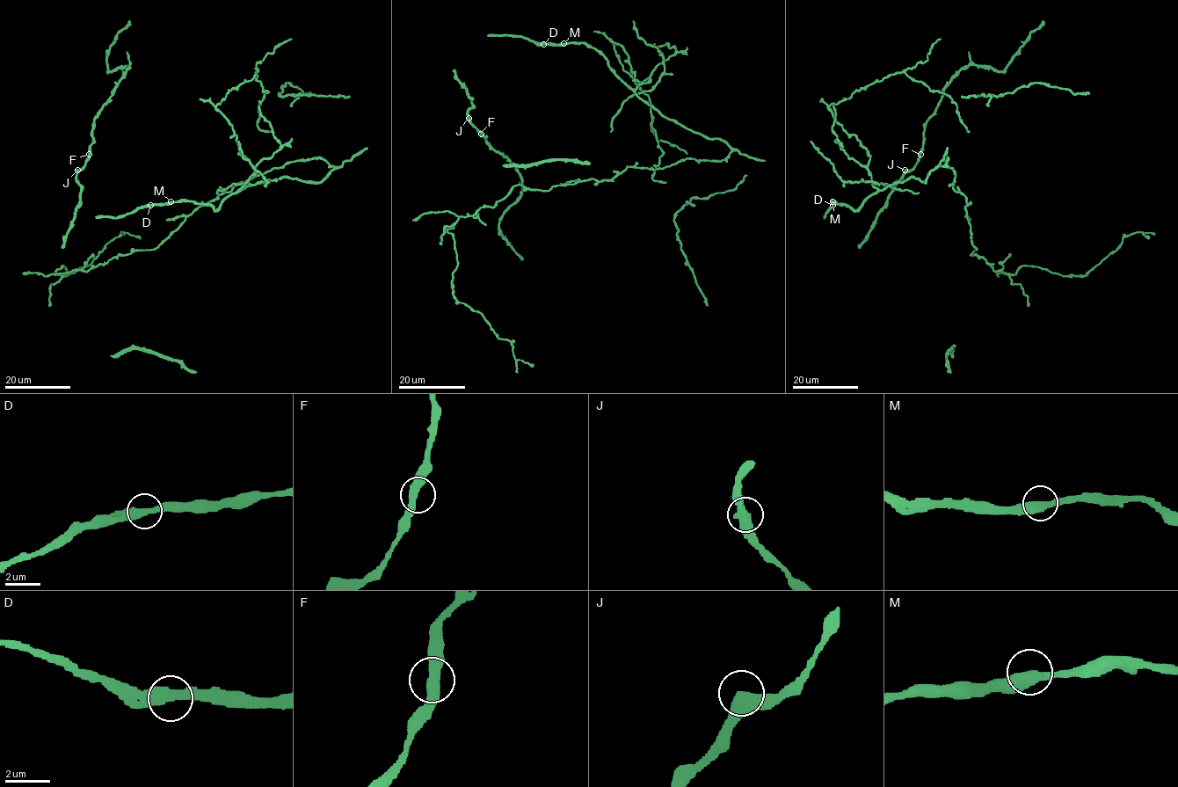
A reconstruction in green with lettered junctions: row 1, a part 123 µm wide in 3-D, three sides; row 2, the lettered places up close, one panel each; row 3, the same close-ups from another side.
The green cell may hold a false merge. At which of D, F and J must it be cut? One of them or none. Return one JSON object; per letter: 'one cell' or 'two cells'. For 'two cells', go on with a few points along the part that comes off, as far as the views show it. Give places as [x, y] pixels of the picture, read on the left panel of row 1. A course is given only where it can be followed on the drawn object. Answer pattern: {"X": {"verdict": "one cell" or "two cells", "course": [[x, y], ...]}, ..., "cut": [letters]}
{"D": {"verdict": "one cell"}, "F": {"verdict": "one cell"}, "J": {"verdict": "one cell"}, "cut": []}

